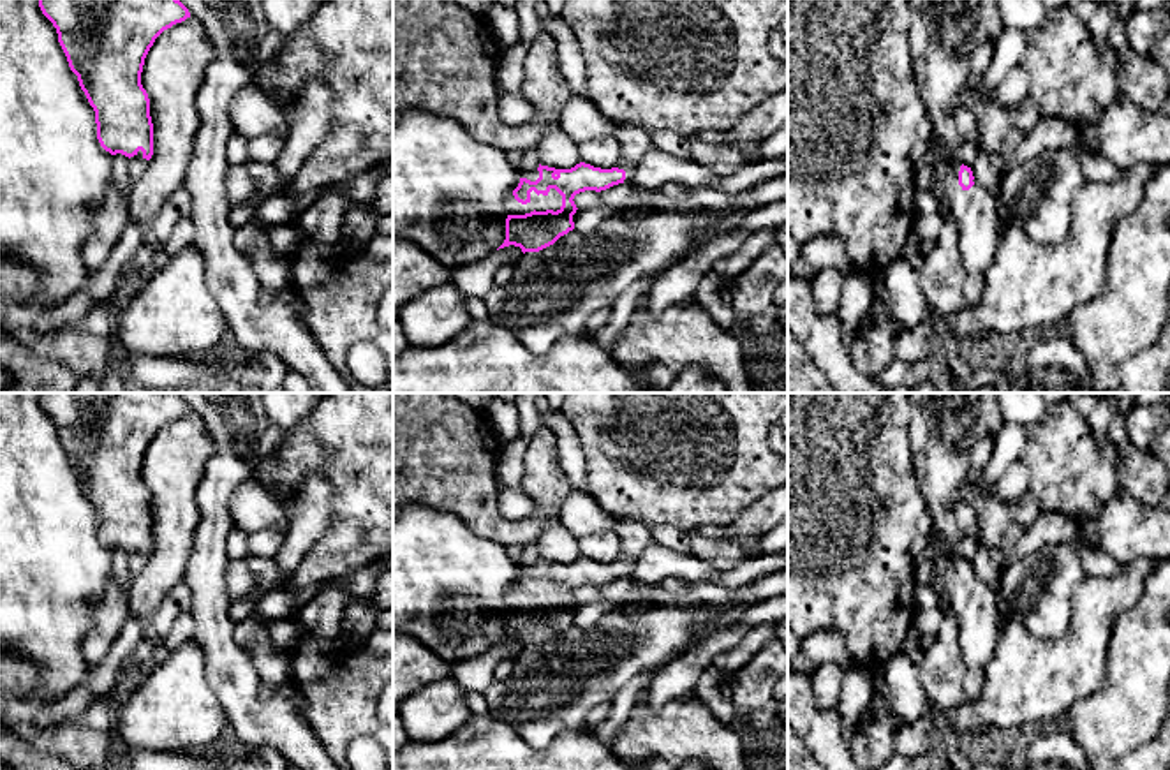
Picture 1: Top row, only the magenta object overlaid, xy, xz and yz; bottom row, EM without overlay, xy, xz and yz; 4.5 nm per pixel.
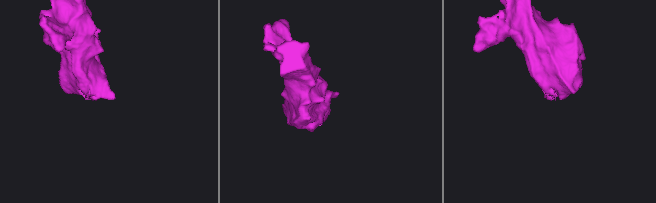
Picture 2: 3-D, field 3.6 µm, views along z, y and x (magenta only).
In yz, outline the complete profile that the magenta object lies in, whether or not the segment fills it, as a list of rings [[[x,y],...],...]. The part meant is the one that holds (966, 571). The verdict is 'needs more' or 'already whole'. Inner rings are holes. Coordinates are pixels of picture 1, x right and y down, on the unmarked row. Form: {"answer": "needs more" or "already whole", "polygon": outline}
{"answer": "needs more", "polygon": [[[957,557],[946,566],[929,559],[916,564],[918,581],[929,583],[936,573],[941,574],[959,622],[959,645],[966,666],[964,694],[976,700],[981,692],[983,668],[997,641],[996,599],[990,587],[974,574],[971,562],[964,559]]]}

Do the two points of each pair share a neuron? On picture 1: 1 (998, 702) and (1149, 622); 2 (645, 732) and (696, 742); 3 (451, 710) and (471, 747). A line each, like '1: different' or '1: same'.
1: different
2: same
3: different

